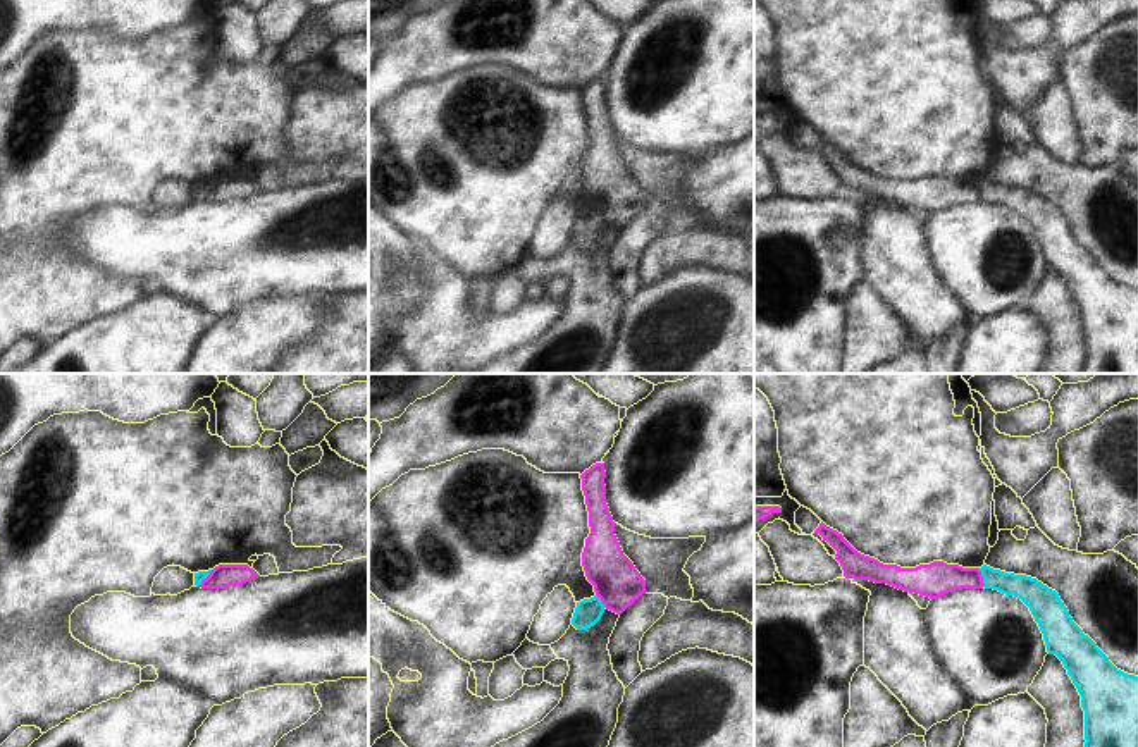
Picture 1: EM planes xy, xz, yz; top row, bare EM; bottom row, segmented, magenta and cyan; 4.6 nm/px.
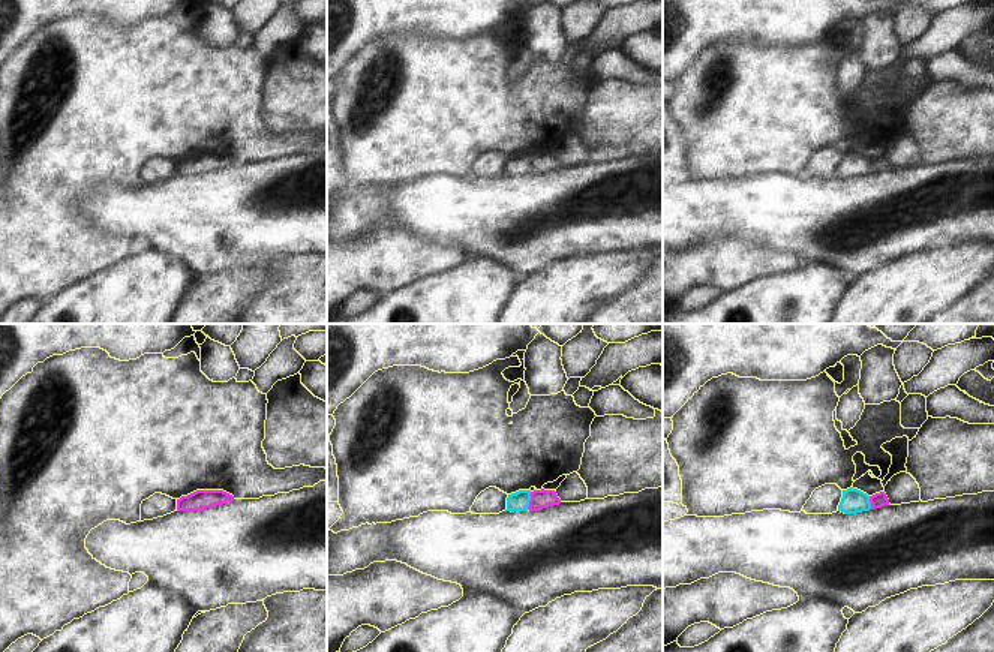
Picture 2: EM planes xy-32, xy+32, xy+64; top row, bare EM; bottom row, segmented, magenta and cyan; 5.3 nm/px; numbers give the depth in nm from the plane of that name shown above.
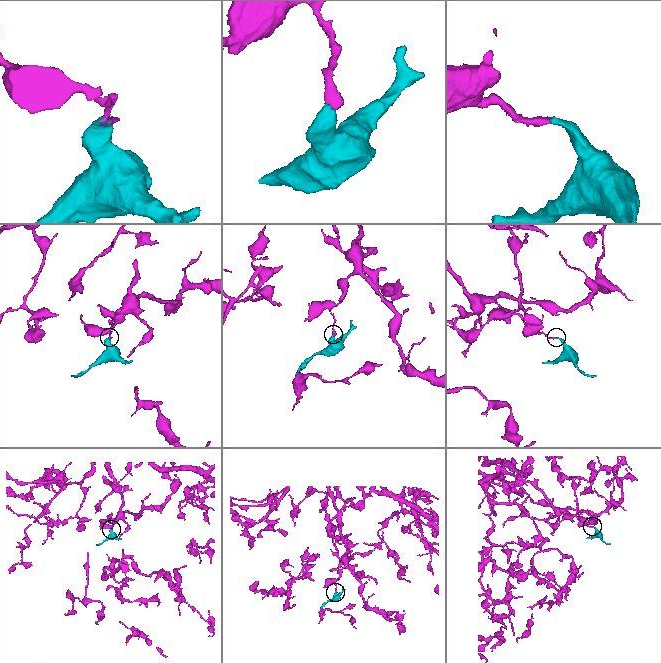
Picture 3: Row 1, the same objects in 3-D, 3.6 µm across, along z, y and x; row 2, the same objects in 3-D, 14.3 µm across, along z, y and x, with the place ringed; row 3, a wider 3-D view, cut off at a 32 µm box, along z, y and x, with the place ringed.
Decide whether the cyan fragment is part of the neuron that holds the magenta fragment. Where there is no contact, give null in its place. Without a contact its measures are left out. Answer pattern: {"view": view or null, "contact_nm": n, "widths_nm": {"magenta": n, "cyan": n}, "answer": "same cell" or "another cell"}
{"view": "yz", "contact_nm": 90, "widths_nm": {"magenta": 160, "cyan": 120}, "answer": "another cell"}

